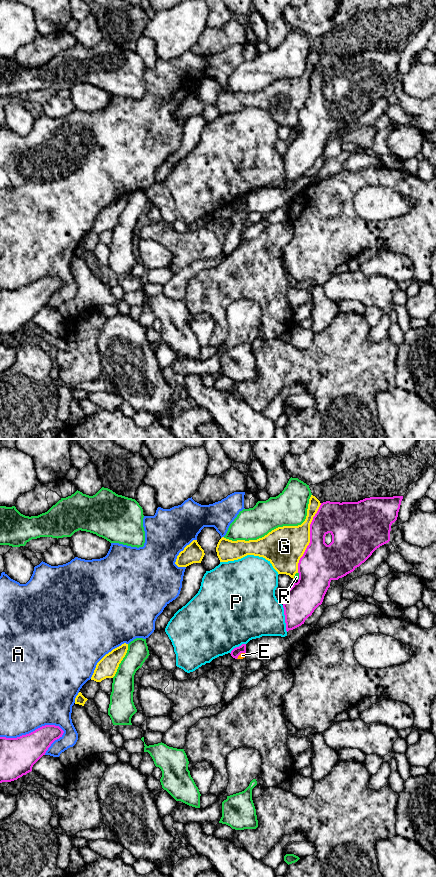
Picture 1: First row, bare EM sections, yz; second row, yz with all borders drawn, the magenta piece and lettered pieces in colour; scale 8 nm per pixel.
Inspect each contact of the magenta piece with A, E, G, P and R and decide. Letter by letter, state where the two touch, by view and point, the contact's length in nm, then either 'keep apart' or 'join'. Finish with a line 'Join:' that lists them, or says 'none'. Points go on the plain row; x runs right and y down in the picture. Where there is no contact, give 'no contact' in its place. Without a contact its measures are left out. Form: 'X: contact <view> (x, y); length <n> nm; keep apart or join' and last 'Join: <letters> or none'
A: contact yz (33, 283); length 500 nm; keep apart
E: contact yz (240, 205); length 90 nm; keep apart
G: contact yz (310, 90); length 600 nm; keep apart
P: contact yz (285, 170); length 220 nm; keep apart
R: contact yz (299, 128); length 60 nm; keep apart
Join: none

